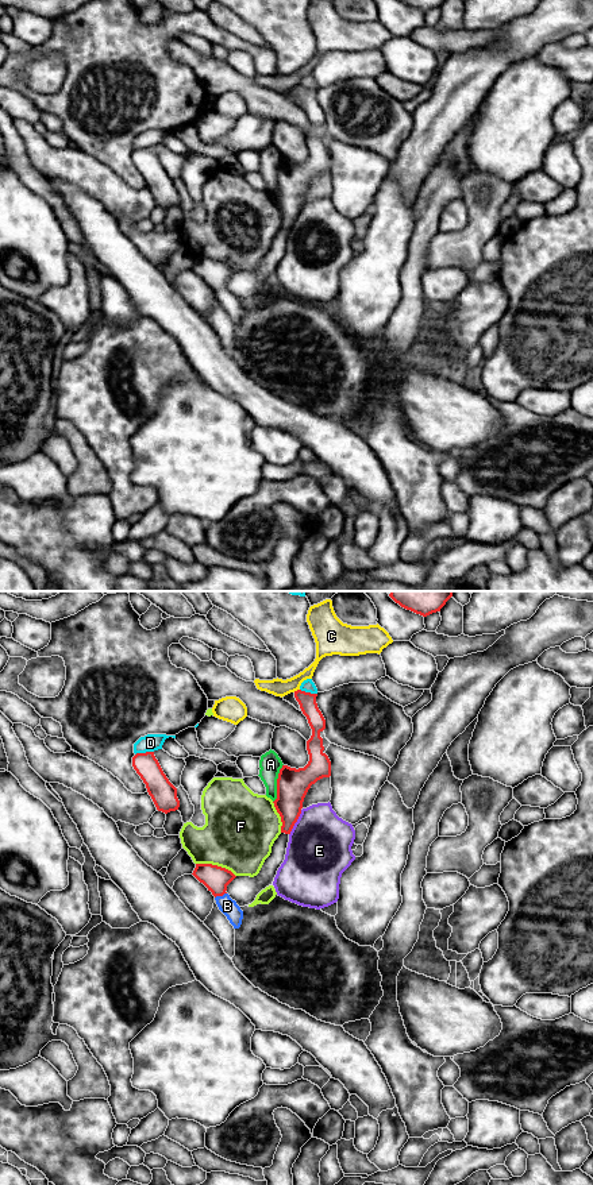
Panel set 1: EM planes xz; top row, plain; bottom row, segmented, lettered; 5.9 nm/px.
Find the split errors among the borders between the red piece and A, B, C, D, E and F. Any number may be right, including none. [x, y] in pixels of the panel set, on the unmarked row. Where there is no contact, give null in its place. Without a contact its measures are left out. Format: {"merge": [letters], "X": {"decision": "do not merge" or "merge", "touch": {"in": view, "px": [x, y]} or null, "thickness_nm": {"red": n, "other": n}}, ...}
{"merge": ["B"], "A": {"decision": "do not merge", "touch": {"in": "xz", "px": [277, 178]}, "thickness_nm": {"red": 190, "other": 130}}, "B": {"decision": "merge", "touch": {"in": "xz", "px": [220, 290]}, "thickness_nm": {"red": 150, "other": 100}}, "C": {"decision": "do not merge", "touch": {"in": "xz", "px": [297, 85]}, "thickness_nm": {"red": 110, "other": 110}}, "D": {"decision": "do not merge", "touch": {"in": "xz", "px": [143, 149]}, "thickness_nm": {"red": 150, "other": 110}}, "E": {"decision": "do not merge", "touch": {"in": "xz", "px": [296, 216]}, "thickness_nm": {"red": 190, "other": 380}}, "F": {"decision": "do not merge", "touch": {"in": "xz", "px": [216, 261]}, "thickness_nm": {"red": 150, "other": 420}}}

